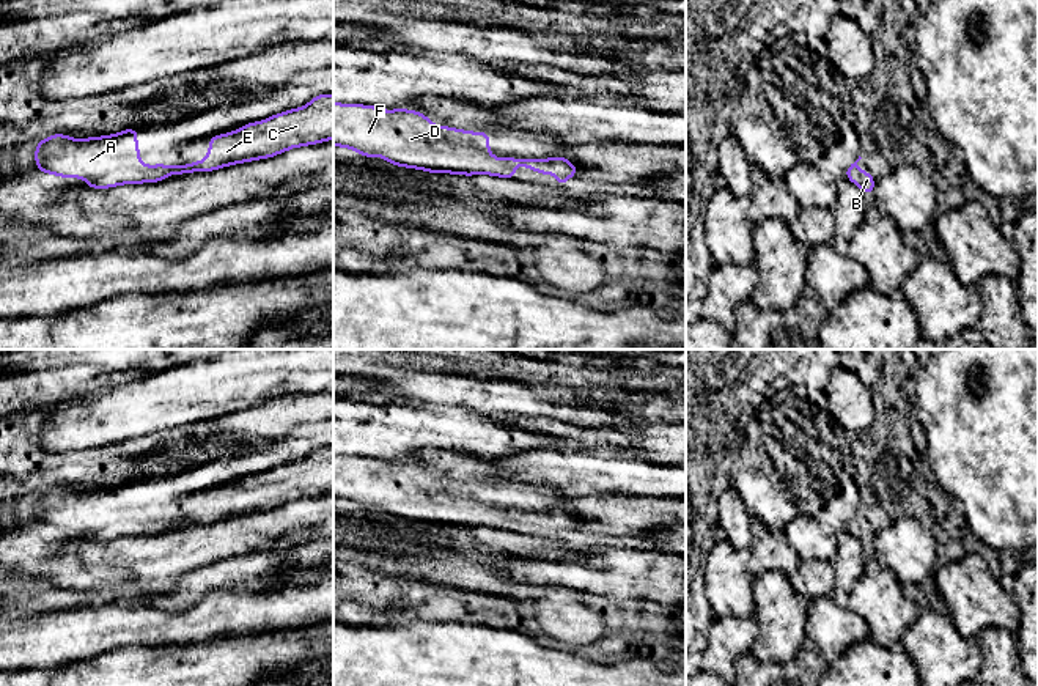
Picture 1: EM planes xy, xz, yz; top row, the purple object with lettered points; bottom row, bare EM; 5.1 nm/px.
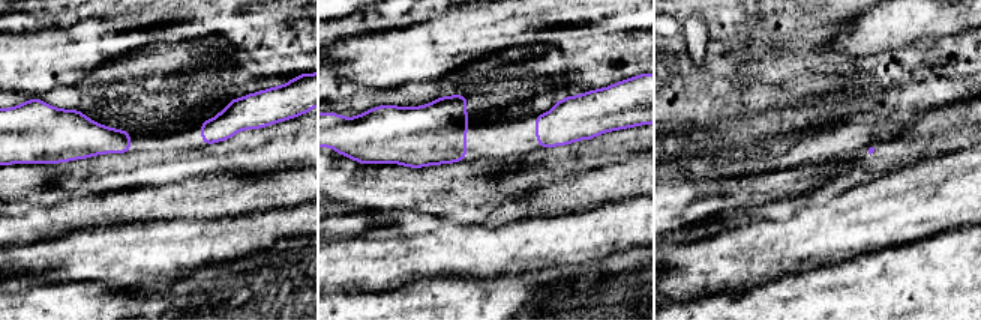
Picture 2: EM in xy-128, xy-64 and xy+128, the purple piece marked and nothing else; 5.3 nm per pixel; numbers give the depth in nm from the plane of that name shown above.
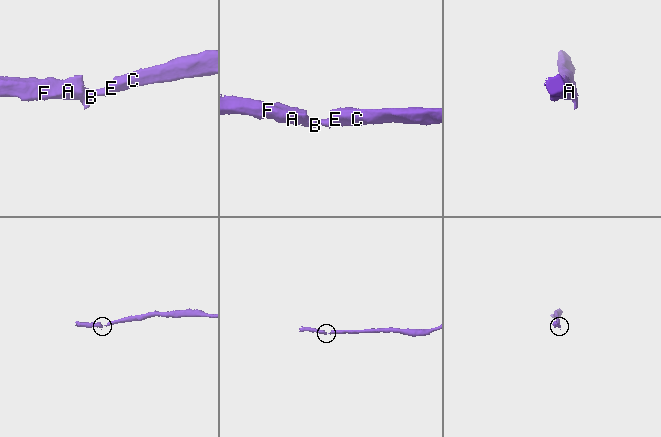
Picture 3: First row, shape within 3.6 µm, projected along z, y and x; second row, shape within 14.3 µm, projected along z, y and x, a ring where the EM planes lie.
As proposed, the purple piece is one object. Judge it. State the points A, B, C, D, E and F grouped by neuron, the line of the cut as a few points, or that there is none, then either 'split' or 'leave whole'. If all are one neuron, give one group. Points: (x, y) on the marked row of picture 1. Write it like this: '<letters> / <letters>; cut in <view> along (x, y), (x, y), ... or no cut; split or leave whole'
A B C D E F; no cut; leave whole

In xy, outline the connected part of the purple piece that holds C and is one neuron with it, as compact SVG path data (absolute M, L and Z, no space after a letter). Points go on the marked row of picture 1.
M319 94L307 105L277 113L258 123L209 138L208 156L200 162L143 165L137 146L138 129L90 138L55 134L39 140L36 168L82 178L90 189L164 181L170 173L212 172L222 167L274 157L297 146L333 138L333 94Z

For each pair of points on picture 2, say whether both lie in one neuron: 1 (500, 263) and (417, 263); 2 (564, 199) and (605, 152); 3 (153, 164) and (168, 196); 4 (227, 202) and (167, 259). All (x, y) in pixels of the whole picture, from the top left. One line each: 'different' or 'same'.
1: same
2: different
3: different
4: different

